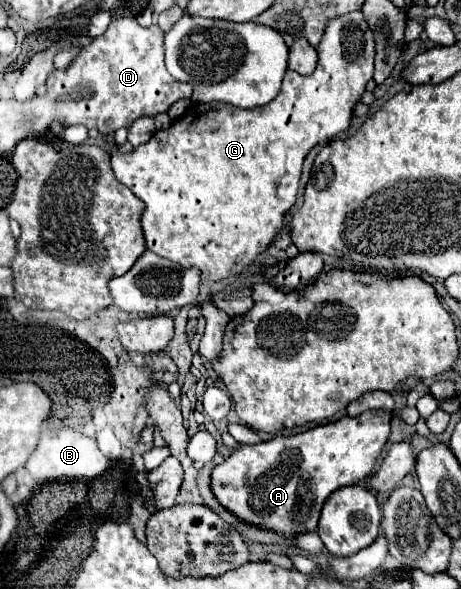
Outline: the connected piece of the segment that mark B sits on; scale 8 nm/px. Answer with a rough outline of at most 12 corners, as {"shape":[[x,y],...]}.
{"shape":[[73,427],[45,429],[25,469],[35,481],[93,479],[109,459]]}

